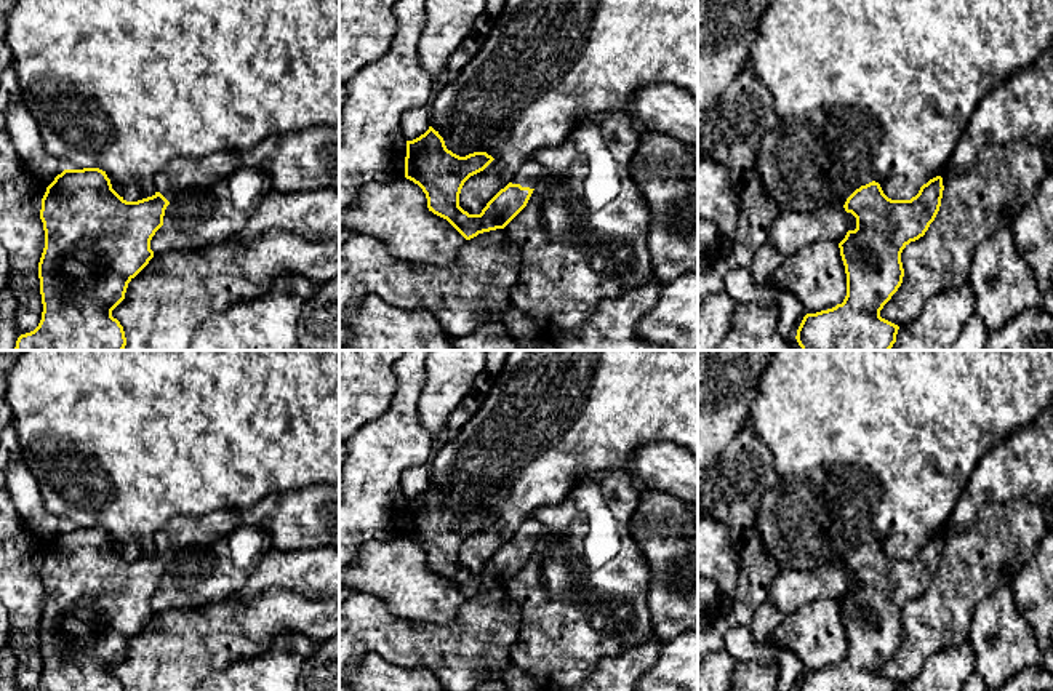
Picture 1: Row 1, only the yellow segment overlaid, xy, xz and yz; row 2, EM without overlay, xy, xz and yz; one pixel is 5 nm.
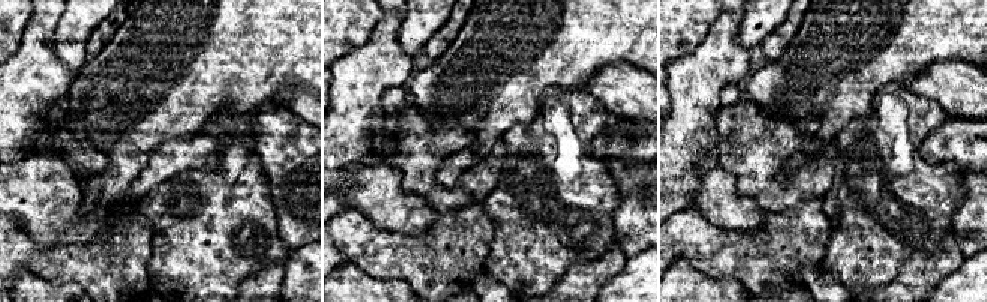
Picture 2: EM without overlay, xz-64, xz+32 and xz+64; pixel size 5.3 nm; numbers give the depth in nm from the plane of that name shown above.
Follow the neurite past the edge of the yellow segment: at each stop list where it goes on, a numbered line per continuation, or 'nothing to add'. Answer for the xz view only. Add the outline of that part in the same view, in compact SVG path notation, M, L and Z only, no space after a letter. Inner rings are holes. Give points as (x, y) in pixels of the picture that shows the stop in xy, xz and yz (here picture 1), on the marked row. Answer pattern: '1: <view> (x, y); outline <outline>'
1: xz (532, 171); outline M530 158L522 165L522 168L517 171L517 174L510 182L520 184L522 187L535 189L536 184L544 178L546 178L546 173L543 165Z

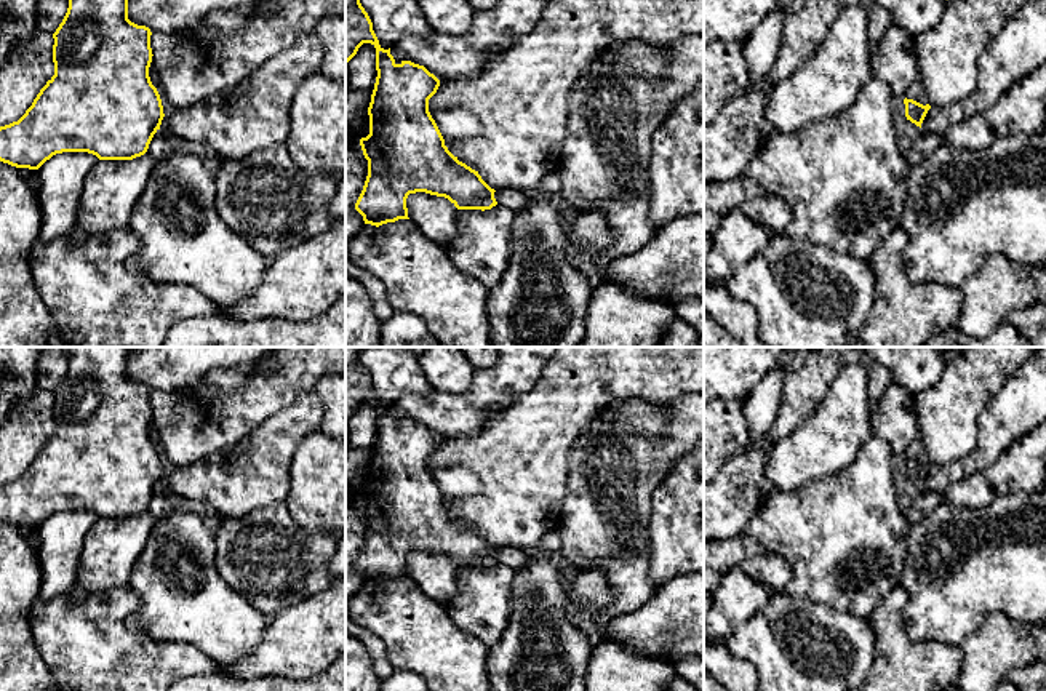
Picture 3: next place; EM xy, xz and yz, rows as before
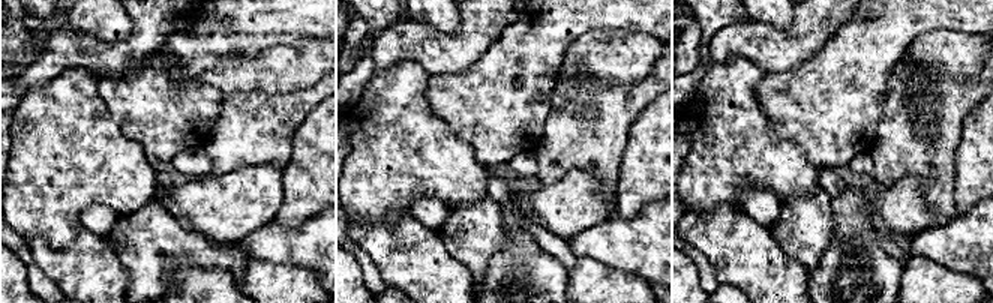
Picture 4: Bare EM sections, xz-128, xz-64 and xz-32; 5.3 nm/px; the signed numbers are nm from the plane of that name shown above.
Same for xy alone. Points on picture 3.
nothing to add

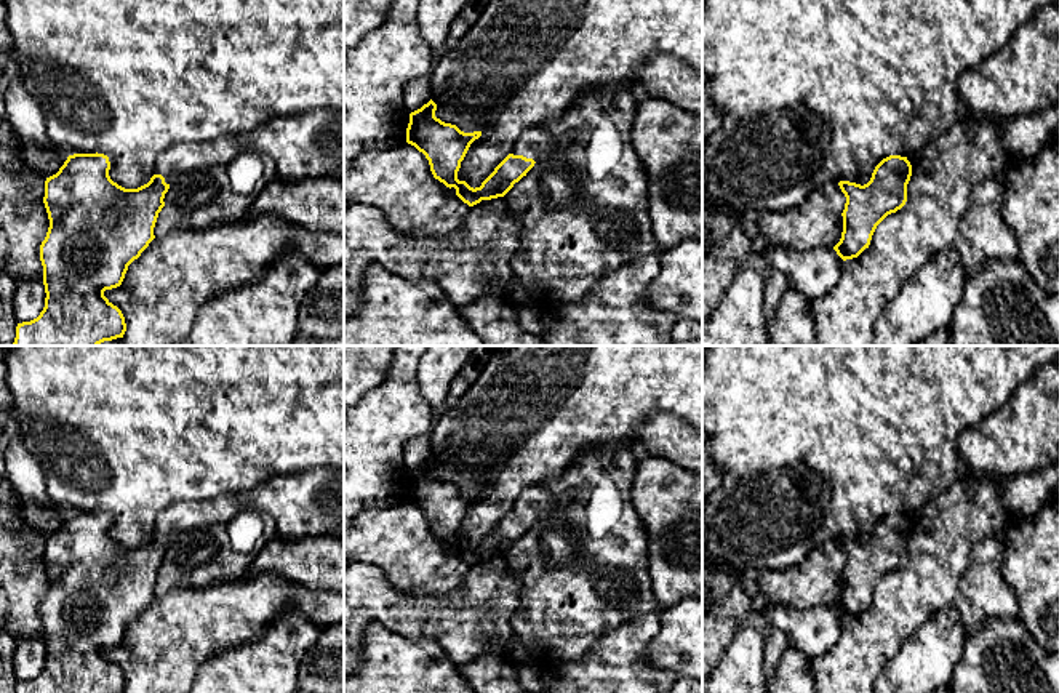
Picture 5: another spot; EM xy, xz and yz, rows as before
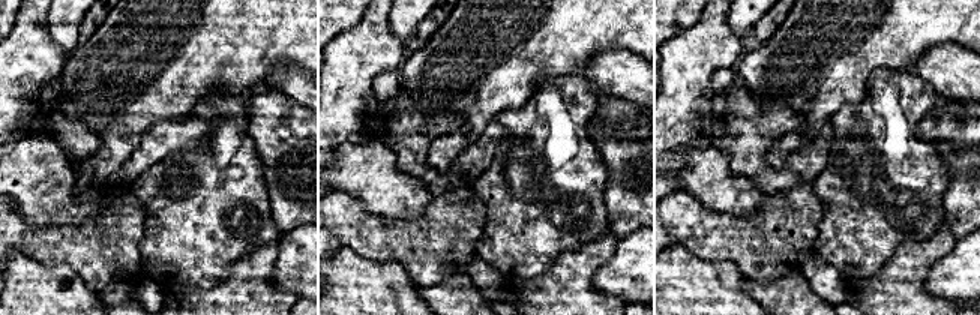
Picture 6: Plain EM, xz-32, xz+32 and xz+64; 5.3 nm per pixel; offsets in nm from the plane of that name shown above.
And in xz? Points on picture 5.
1: xz (536, 143); outline M534 126L520 136L510 154L523 155L526 158L533 158L534 162L539 162L541 158L557 150L568 149L574 142L576 142L576 131L571 131L560 138L553 138L549 131Z

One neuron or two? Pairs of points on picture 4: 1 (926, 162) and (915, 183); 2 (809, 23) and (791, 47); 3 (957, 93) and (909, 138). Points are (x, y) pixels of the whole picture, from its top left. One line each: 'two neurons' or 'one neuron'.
1: two neurons
2: one neuron
3: one neuron

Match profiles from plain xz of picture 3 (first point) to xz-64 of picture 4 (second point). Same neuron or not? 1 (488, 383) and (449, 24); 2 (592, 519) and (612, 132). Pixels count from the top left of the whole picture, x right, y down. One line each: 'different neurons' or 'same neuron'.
1: different neurons
2: same neuron

